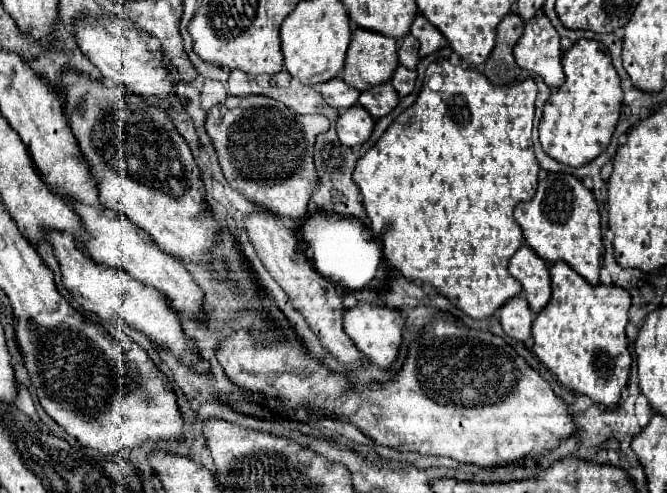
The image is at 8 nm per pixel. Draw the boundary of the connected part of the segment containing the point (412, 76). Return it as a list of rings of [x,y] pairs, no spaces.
[[[399,65],[391,77],[391,85],[397,89],[401,97],[405,97],[415,89],[415,81],[417,81],[417,73],[413,69],[405,69],[403,65]]]

